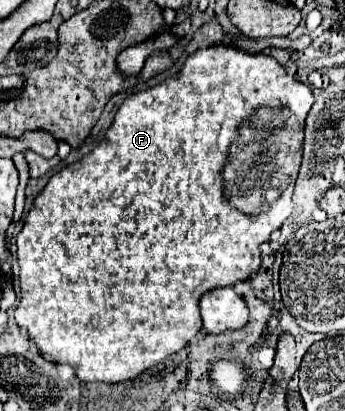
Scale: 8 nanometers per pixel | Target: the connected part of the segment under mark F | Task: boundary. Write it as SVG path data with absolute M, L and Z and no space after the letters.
M216 45L216 47L200 49L200 51L196 51L194 55L190 55L190 57L186 59L184 67L180 69L180 73L176 73L176 75L170 77L168 81L164 81L164 83L160 83L160 85L156 85L156 87L152 87L152 89L146 89L146 91L140 91L140 93L130 95L130 97L122 103L122 107L118 109L118 113L116 113L116 117L114 117L114 123L112 123L112 127L106 131L102 143L100 143L94 151L90 151L86 157L82 157L80 161L76 161L76 163L64 167L64 169L58 171L58 173L54 173L54 175L50 177L46 189L42 189L42 193L34 199L34 205L32 205L30 213L28 213L28 217L24 219L24 227L22 227L22 231L18 233L18 239L16 239L16 245L18 245L18 263L20 263L20 289L22 289L22 299L20 299L20 305L16 307L16 323L28 331L28 335L30 335L32 341L40 347L40 351L46 353L46 355L50 355L52 361L72 365L76 377L78 377L80 381L84 381L84 383L86 383L86 381L102 381L102 383L120 383L120 381L130 381L130 379L138 377L140 373L144 373L146 369L154 367L156 363L164 361L168 355L174 355L174 353L178 353L180 349L184 349L184 347L190 343L190 339L192 339L192 337L202 329L200 307L198 307L200 297L202 297L206 291L212 291L212 289L218 289L218 287L232 287L234 283L238 283L238 281L246 281L248 277L252 277L252 275L260 269L260 245L266 243L266 241L268 241L268 235L270 235L272 231L280 229L282 223L284 223L284 221L290 217L290 213L292 213L292 205L290 205L292 201L280 201L280 205L272 205L272 209L268 209L268 213L260 213L260 217L244 217L244 213L236 213L236 209L232 209L232 205L228 205L228 201L224 201L224 195L220 195L220 191L224 191L224 177L220 177L220 165L224 165L226 159L228 159L226 153L228 153L228 147L232 145L232 137L236 139L236 135L228 135L228 129L230 129L228 125L236 125L236 131L238 131L238 129L240 129L240 121L246 119L246 117L250 117L250 109L258 109L258 107L268 107L268 109L286 109L288 113L272 113L272 115L276 117L276 123L280 123L280 125L304 125L304 119L306 119L306 115L308 115L312 103L314 103L312 89L310 89L308 85L304 85L302 81L298 81L296 77L288 75L286 69L284 69L284 67L282 67L274 57L268 57L268 55L264 55L264 53L250 55L250 53L244 53L244 51L234 49L232 45Z

